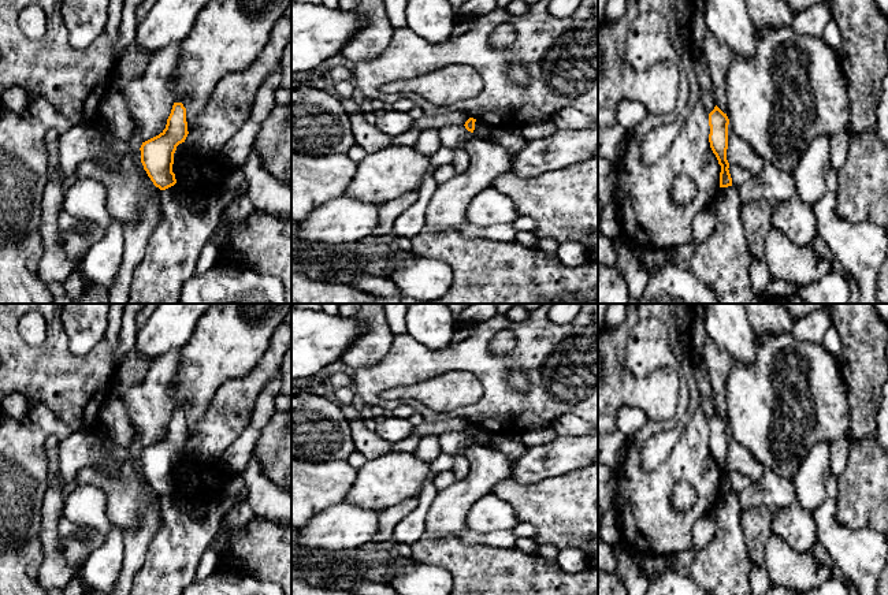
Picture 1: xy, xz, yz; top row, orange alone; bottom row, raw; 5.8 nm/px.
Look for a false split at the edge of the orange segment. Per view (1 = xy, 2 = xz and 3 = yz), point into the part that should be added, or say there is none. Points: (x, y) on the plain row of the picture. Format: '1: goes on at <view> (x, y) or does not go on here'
1: does not go on here
2: does not go on here
3: does not go on here

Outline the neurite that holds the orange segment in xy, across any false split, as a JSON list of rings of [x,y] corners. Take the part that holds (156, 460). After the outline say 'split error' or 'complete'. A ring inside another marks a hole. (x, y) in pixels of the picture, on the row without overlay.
[[[174,409],[166,435],[156,443],[142,449],[141,469],[156,494],[166,497],[177,490],[172,479],[177,453],[187,443],[186,414]]] | complete

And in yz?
[[[717,412],[709,420],[709,449],[713,460],[716,461],[718,471],[721,472],[720,479],[720,494],[732,492],[732,484],[729,480],[729,469],[727,466],[728,455],[728,431],[729,425]]] | complete

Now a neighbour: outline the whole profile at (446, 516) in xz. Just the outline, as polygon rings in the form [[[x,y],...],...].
[[[450,431],[438,439],[442,453],[467,458],[471,468],[464,479],[438,491],[426,517],[426,533],[458,535],[468,529],[468,509],[490,494],[498,481],[509,477],[514,460],[498,450],[476,445],[464,431]]]

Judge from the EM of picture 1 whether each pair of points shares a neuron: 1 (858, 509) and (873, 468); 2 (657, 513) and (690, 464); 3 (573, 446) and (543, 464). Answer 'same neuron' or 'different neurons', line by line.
1: same neuron
2: same neuron
3: same neuron

